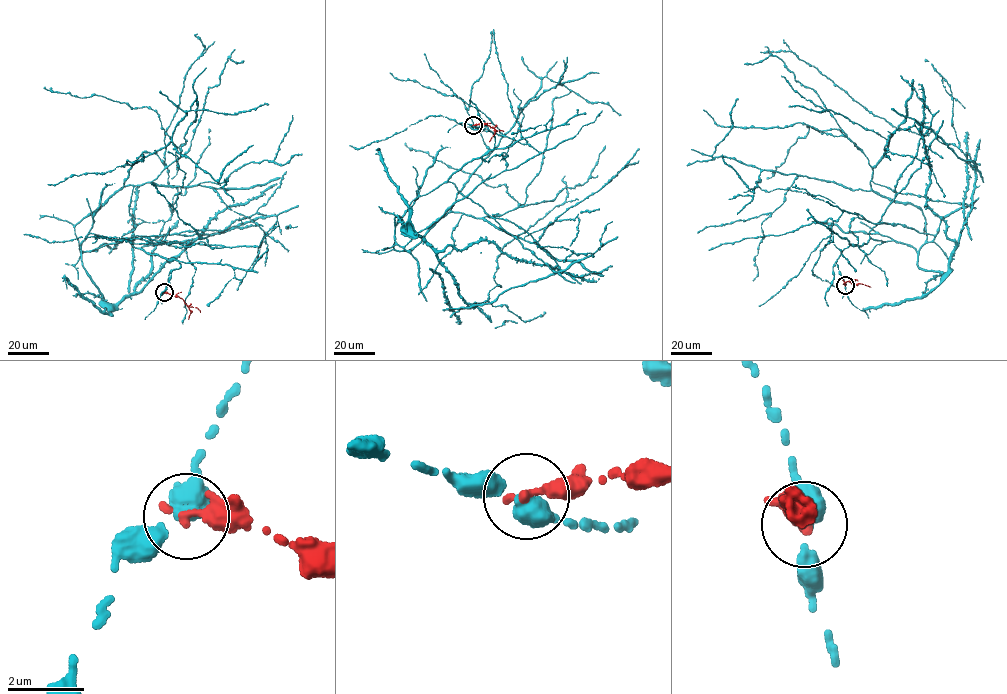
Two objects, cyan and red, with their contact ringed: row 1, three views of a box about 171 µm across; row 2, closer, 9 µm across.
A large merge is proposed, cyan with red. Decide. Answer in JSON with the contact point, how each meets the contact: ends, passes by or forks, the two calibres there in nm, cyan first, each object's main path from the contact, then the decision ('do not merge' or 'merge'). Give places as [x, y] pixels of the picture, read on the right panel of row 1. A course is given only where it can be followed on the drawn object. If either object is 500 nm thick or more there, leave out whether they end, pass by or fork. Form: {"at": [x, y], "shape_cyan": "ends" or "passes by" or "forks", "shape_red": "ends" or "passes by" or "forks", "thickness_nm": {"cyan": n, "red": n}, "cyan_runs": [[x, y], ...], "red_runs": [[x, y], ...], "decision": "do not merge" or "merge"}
{"at": [845, 285], "shape_cyan": "passes by", "shape_red": "ends", "thickness_nm": {"cyan": 400, "red": 360}, "cyan_runs": [[845, 285], [841, 252], [869, 238], [947, 272], [974, 167], [792, 52], [760, 52]], "red_runs": [[845, 285], [848, 281], [870, 287]], "decision": "do not merge"}

